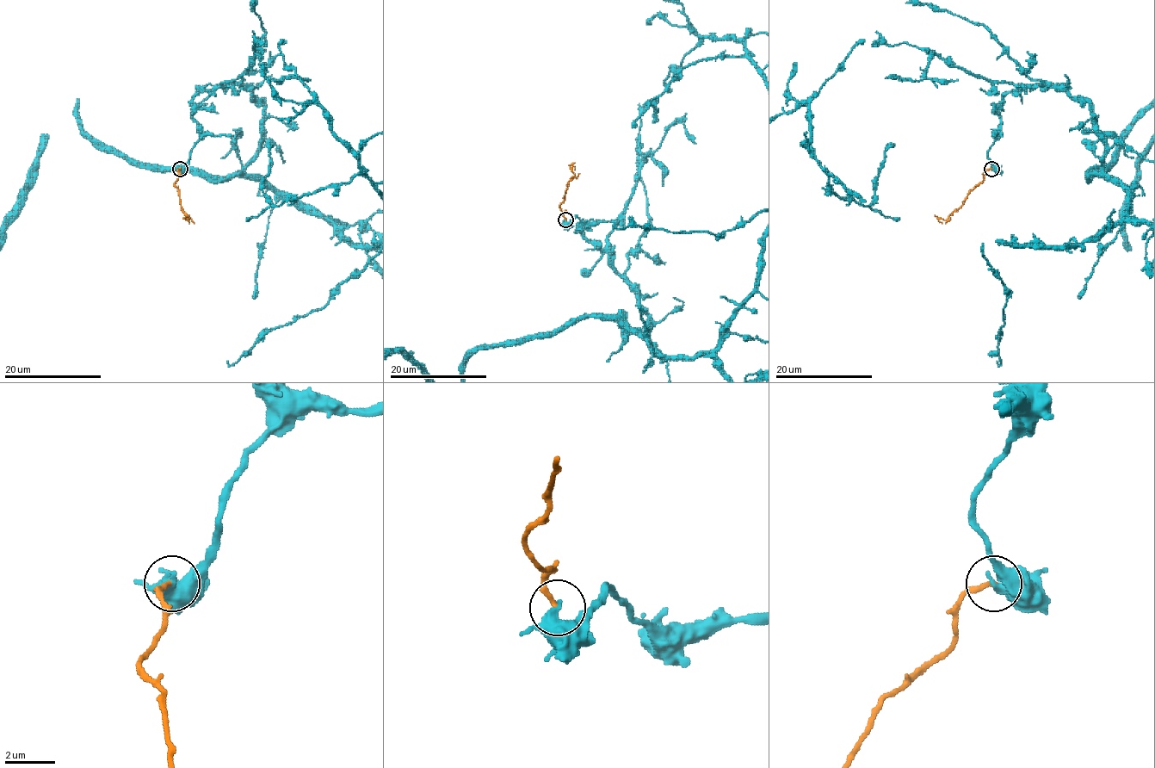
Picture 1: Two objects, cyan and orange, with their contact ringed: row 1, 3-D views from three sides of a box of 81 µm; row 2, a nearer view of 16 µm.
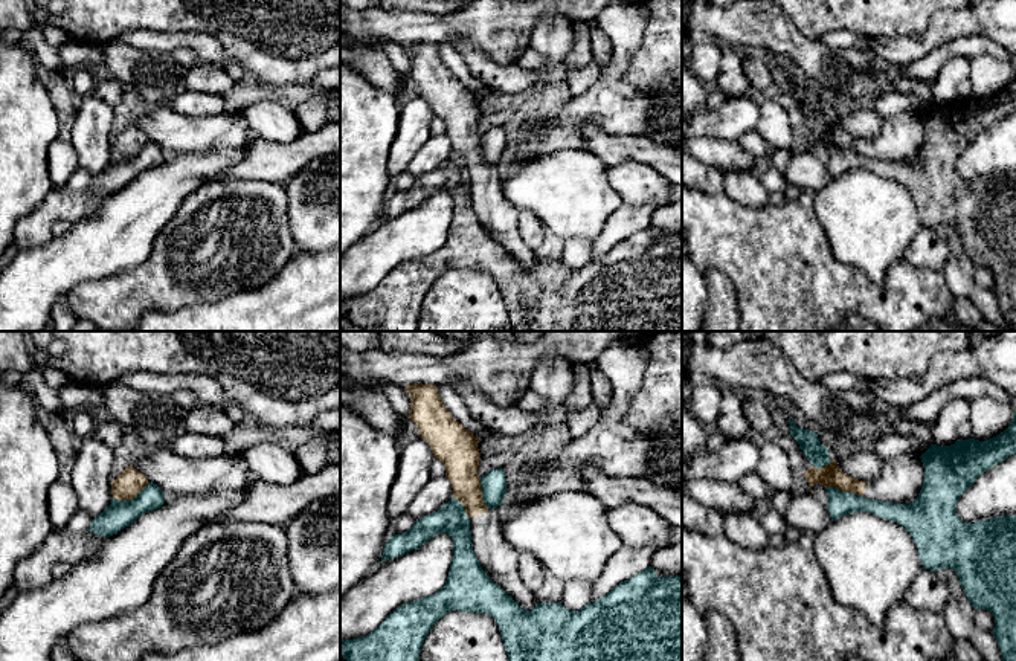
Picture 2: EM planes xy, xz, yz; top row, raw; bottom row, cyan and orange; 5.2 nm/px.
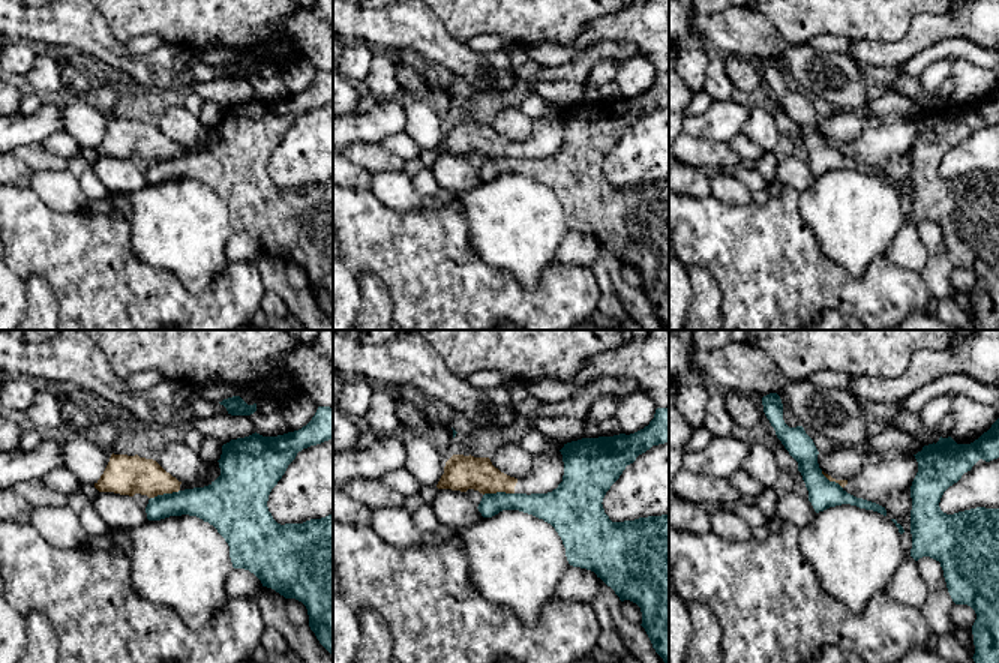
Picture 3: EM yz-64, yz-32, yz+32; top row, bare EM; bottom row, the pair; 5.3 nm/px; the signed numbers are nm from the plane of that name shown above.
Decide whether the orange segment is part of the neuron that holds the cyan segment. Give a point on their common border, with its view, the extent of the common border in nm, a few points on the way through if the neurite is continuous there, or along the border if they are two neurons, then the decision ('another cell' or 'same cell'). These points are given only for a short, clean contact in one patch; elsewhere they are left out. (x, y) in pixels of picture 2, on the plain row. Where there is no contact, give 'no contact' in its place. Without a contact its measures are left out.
meets cyan in yz at (844, 150); contact 200 nm long; border along yz (826, 144), (862, 154); another cell

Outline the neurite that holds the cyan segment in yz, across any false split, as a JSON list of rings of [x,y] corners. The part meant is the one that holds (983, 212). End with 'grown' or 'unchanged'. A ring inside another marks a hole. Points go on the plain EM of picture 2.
[[[1016,69],[1008,85],[999,93],[979,99],[957,98],[950,104],[931,105],[920,114],[924,139],[918,154],[909,162],[866,157],[856,151],[825,145],[831,179],[854,169],[870,169],[900,182],[914,197],[923,226],[938,229],[952,226],[973,267],[987,267],[995,275],[995,293],[1008,331],[1016,331],[1016,174],[999,174],[966,182],[957,173],[961,153],[998,121],[1016,111]]]; unchanged

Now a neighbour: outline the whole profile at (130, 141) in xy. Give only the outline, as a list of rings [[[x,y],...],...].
[[[127,124],[124,130],[111,139],[111,153],[117,159],[134,157],[148,142],[145,133],[142,133],[133,124]]]

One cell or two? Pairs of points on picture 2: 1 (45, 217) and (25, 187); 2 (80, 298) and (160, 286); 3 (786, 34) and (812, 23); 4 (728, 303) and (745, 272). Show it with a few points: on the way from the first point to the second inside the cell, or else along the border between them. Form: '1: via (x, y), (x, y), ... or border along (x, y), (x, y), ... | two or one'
1: border along (54, 190), (31, 212), (16, 222) | two
2: via (99, 298), (124, 298), (141, 289) | one
3: border along (786, 16), (804, 35), (818, 40) | two
4: border along (705, 269), (719, 269), (731, 281), (739, 315) | two

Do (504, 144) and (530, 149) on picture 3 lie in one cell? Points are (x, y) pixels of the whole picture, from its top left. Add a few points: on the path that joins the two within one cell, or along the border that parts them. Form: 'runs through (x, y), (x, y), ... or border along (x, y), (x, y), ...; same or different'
runs through (510, 149), (524, 149); same

